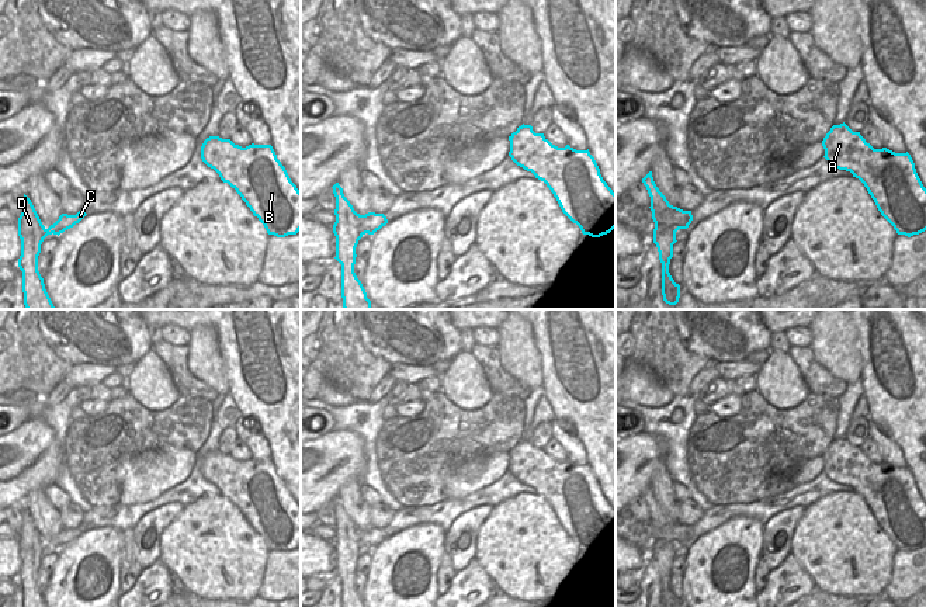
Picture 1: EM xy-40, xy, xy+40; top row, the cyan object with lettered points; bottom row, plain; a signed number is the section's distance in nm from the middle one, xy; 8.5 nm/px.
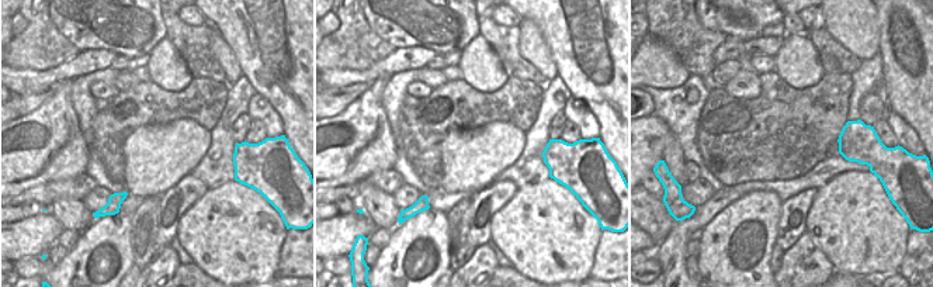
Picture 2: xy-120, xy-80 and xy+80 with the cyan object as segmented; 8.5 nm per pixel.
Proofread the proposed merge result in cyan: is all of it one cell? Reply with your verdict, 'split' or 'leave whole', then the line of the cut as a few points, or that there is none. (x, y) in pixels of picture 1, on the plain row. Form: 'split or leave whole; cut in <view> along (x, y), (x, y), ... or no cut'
split; cut in xy along (375, 529), (366, 537), (363, 548)

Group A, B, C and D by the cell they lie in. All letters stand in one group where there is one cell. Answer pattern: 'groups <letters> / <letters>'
groups A B C / D

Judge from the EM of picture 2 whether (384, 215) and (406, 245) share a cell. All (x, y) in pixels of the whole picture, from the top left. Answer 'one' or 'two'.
two

